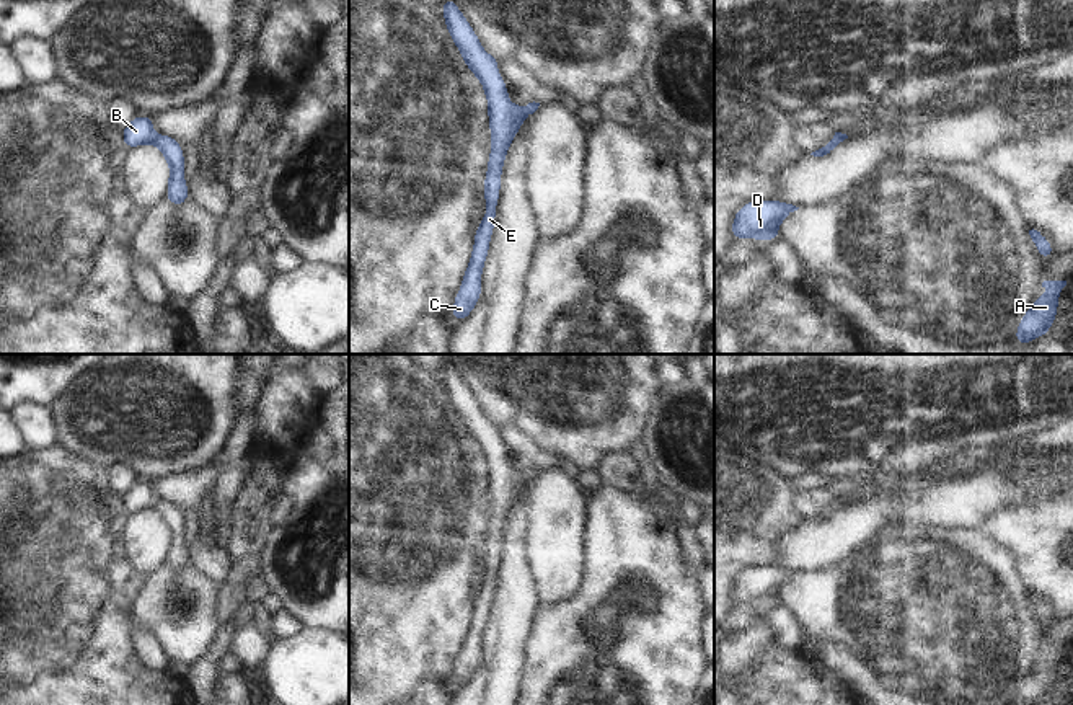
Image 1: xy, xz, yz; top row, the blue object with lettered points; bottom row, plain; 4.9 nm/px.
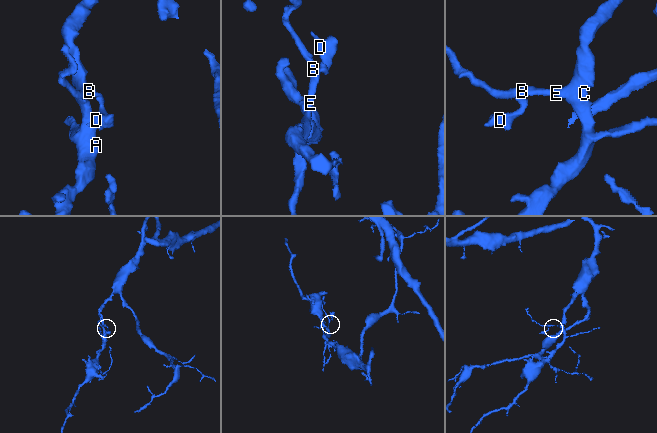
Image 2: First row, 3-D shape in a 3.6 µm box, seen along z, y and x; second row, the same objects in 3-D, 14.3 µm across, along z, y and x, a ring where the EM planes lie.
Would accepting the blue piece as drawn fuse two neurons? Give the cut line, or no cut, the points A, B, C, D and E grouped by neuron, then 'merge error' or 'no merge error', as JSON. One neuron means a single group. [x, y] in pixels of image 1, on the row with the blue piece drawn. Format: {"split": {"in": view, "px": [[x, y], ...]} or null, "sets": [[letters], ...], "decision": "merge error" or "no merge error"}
{"split": {"in": "xz", "px": [[521, 106], [525, 116]]}, "sets": [["A", "B", "C", "E"], ["D"]], "decision": "merge error"}

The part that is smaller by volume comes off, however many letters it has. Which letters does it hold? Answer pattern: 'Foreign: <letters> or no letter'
Foreign: D

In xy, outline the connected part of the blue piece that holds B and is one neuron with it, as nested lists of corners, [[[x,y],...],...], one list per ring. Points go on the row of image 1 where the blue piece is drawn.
[[[134,116],[134,119],[122,129],[122,142],[127,149],[137,145],[150,145],[157,139],[150,116]]]

